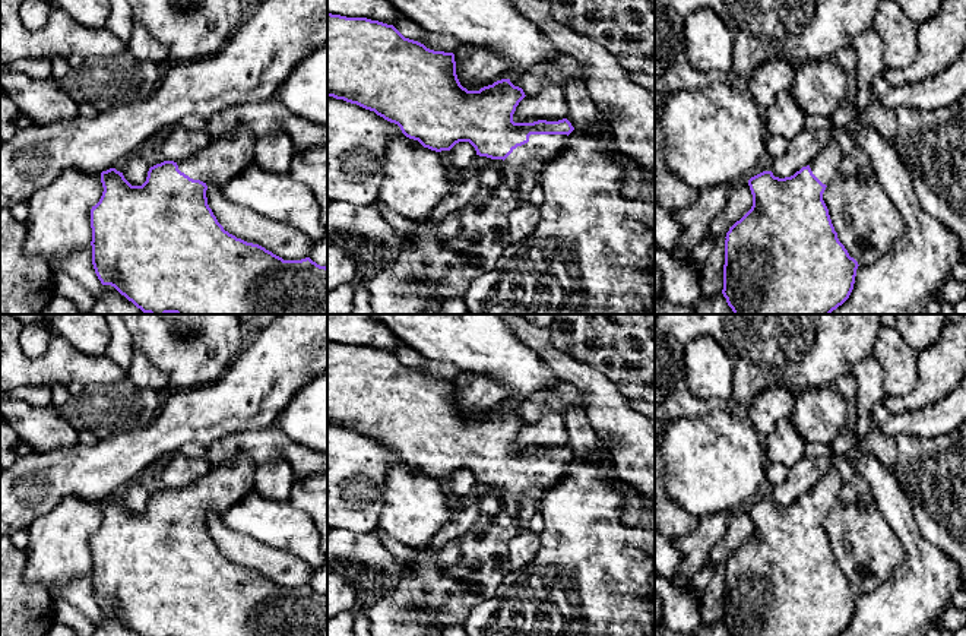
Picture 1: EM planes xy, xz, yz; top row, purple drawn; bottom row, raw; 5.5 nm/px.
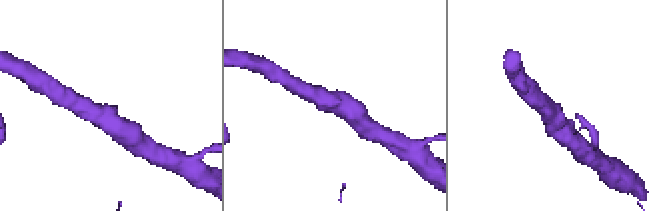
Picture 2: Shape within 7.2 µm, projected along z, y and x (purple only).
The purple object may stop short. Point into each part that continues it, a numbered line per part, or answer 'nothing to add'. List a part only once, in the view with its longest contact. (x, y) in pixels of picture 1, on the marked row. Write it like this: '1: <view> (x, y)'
1: xz (541, 148)

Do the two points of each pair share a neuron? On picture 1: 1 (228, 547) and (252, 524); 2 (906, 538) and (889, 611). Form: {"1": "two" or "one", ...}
{"1": "two", "2": "one"}

